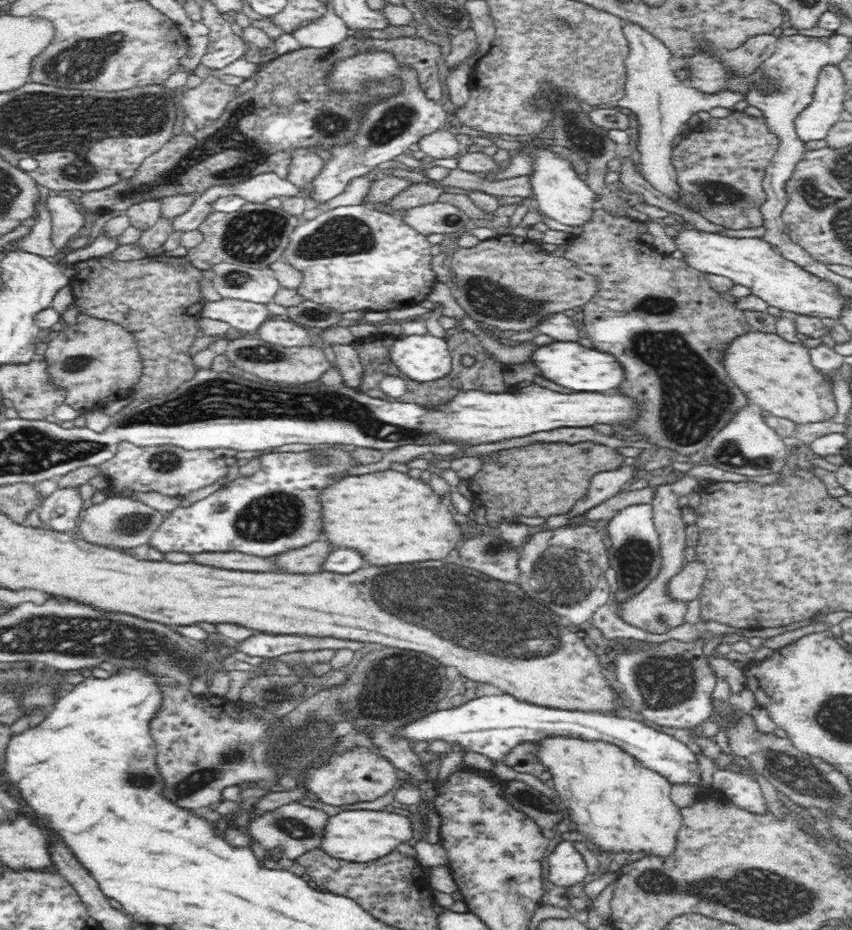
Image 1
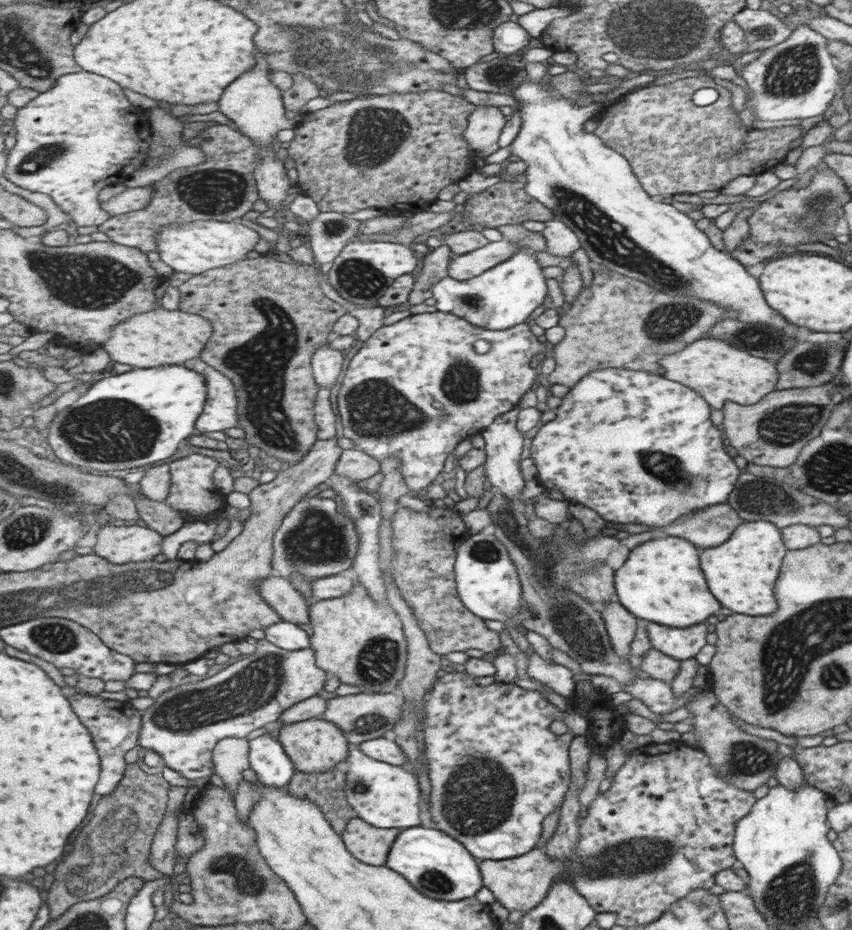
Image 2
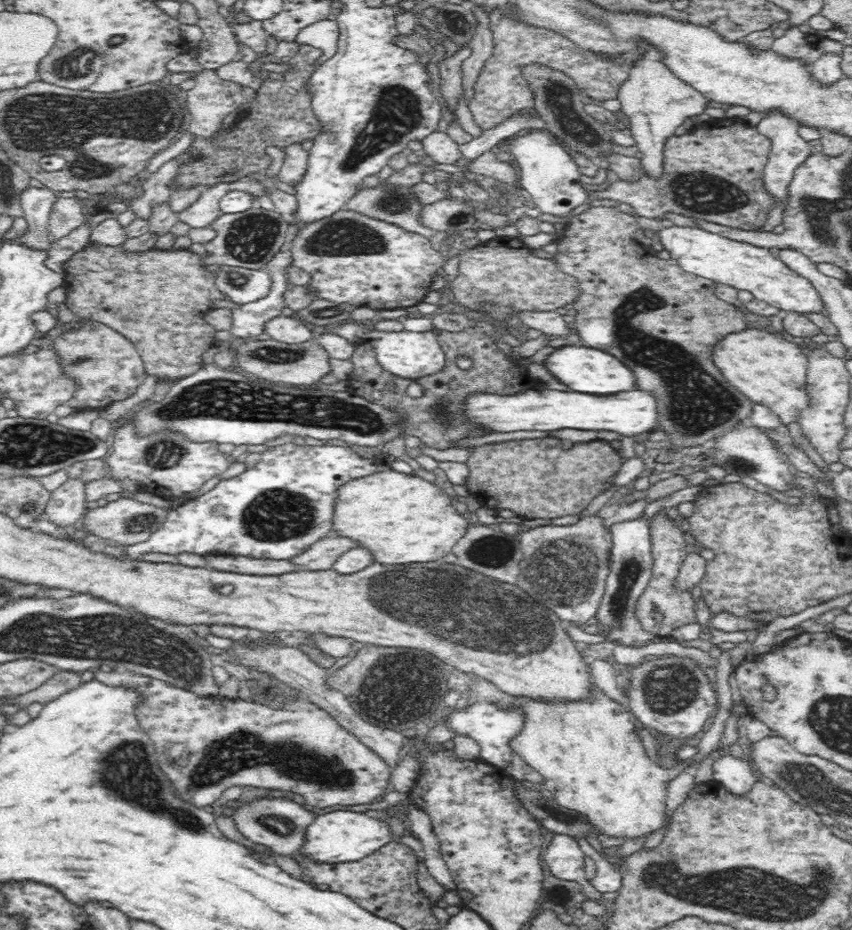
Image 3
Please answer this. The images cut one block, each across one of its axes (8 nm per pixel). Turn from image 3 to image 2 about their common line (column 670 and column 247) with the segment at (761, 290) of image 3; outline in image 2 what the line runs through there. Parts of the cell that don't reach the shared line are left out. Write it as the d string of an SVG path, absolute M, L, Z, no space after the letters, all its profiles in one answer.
M198 220L179 226L164 224L158 234L158 250L161 260L176 272L199 275L247 259L259 242L259 232L244 226L238 220Z

